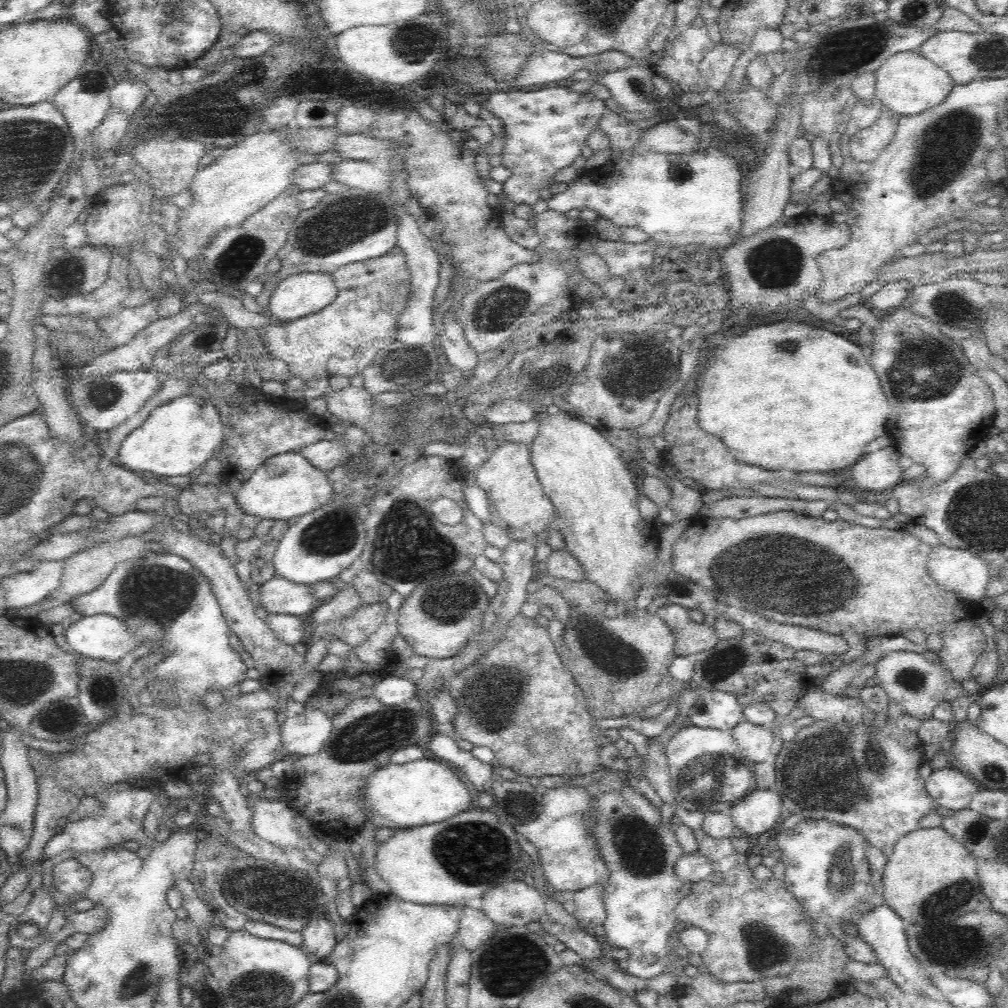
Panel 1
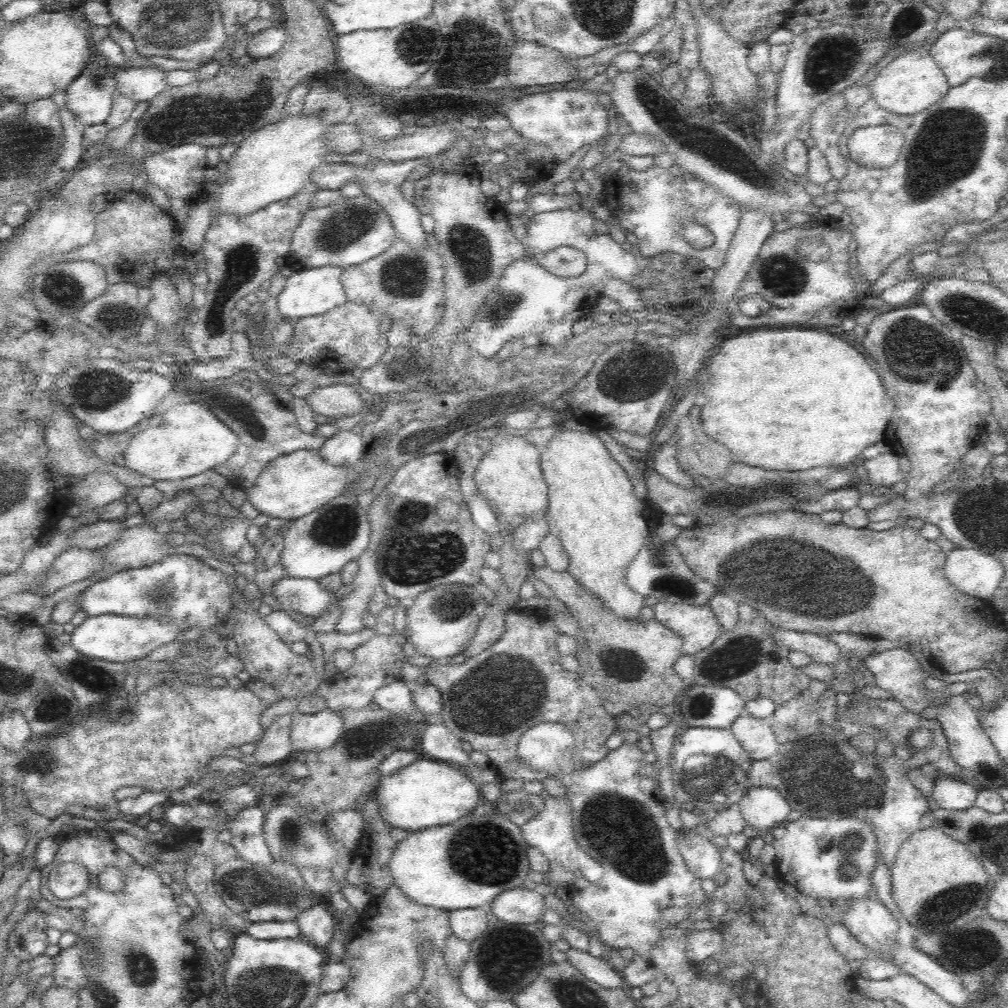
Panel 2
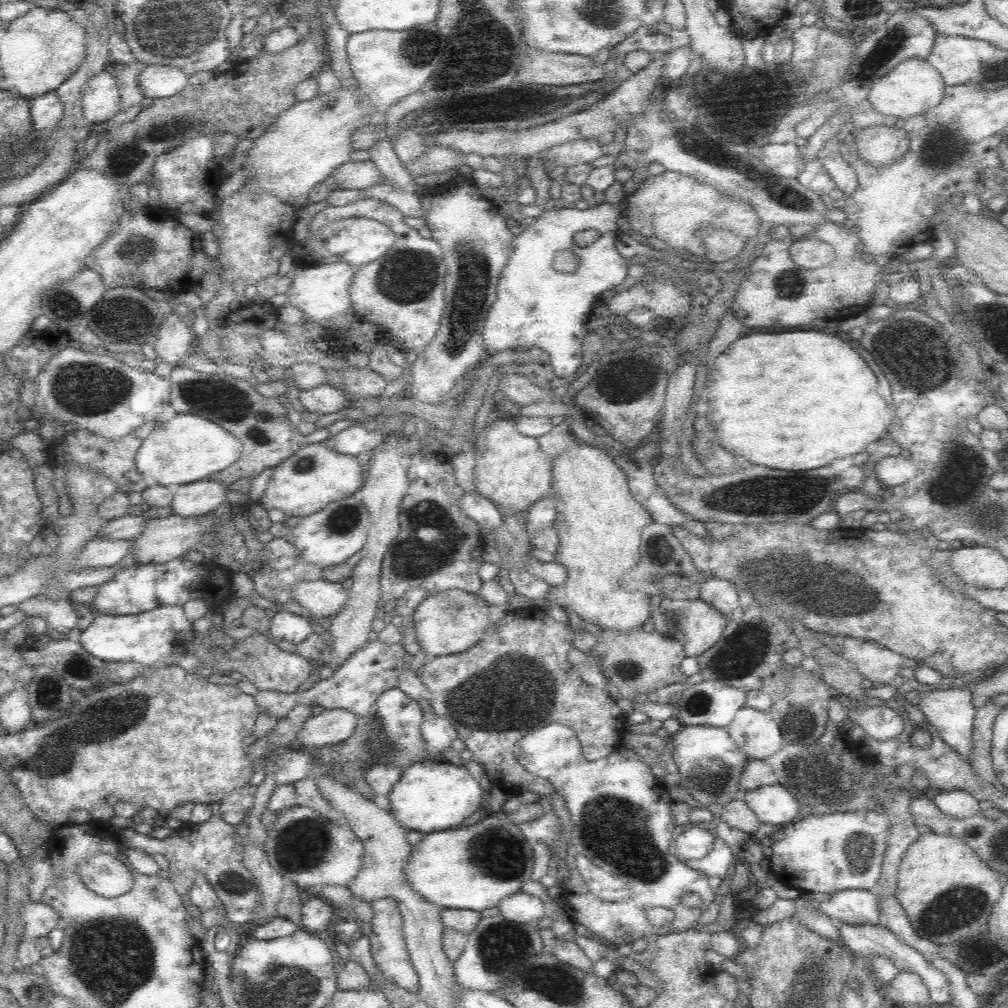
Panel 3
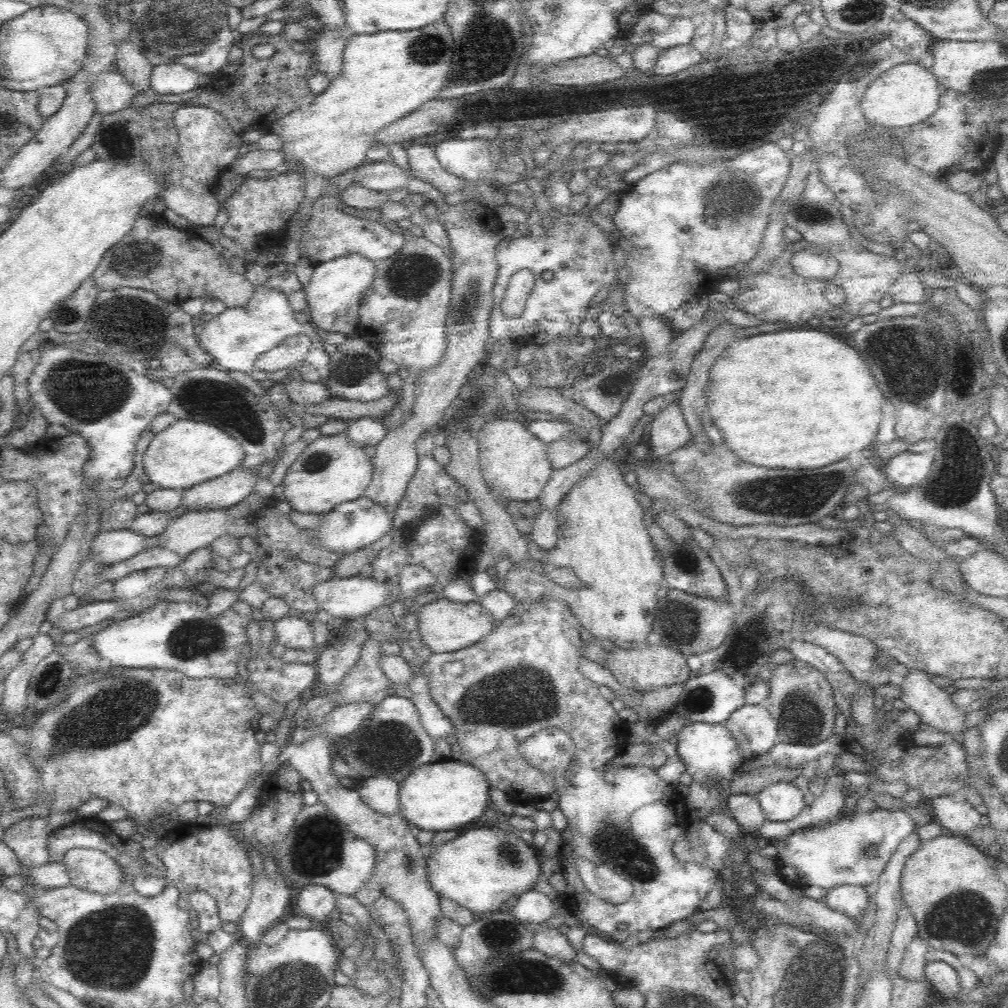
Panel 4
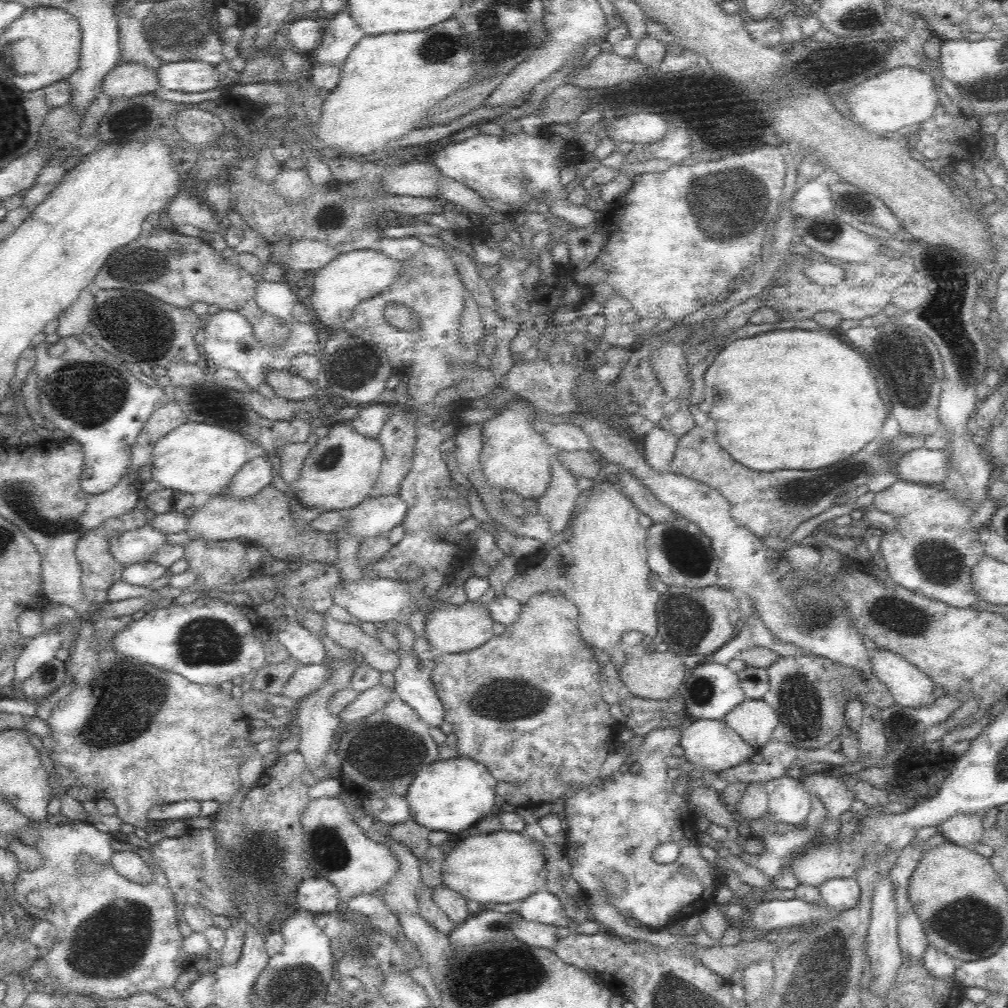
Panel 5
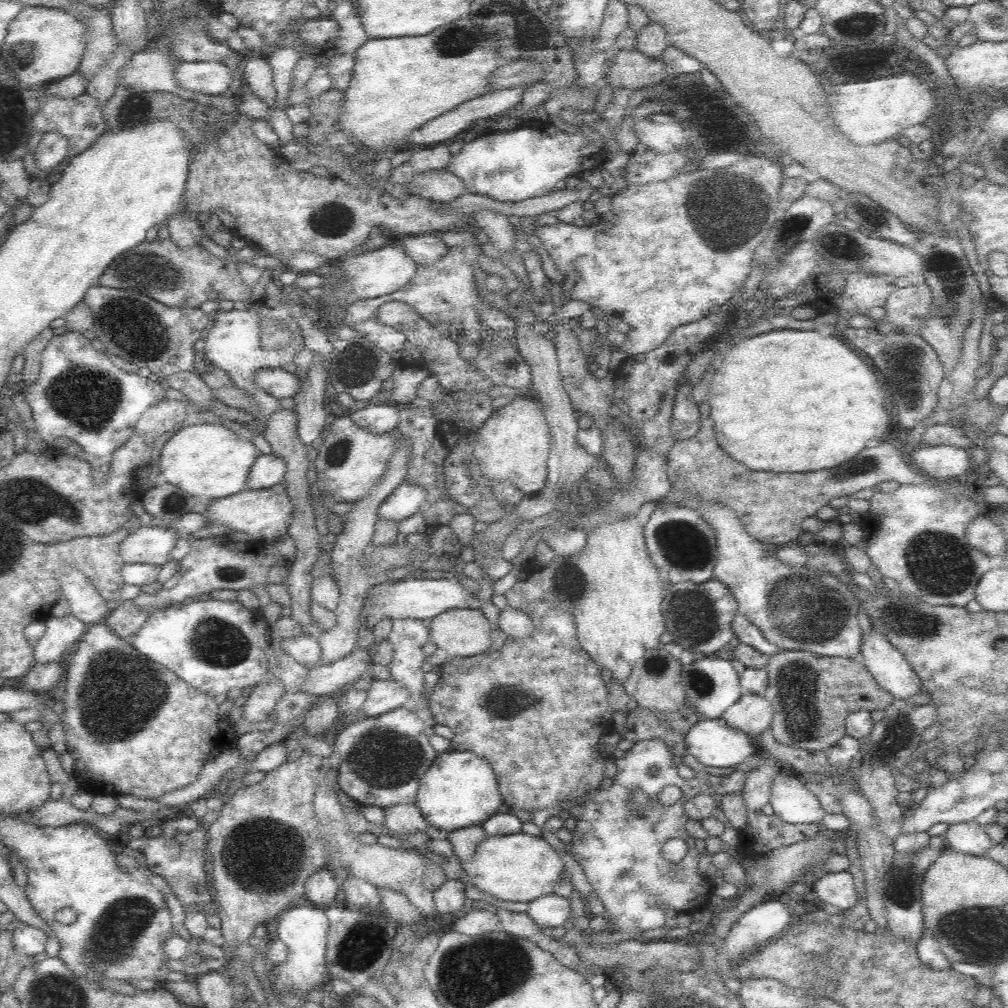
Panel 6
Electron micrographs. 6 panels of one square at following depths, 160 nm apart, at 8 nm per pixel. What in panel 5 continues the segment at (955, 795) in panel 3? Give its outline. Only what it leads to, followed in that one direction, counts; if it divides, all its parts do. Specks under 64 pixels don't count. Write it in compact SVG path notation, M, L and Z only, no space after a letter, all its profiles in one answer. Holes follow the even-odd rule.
M956 812L938 826L938 833L942 834L946 841L960 846L976 844L982 832L982 819L976 813Z

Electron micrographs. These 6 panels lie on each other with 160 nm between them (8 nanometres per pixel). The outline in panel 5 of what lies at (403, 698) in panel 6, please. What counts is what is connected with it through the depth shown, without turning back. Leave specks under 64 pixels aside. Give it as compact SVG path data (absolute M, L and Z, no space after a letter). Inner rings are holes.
M382 684L359 692L358 696L338 714L342 726L370 716L375 710L382 708L393 696L395 696L394 691Z

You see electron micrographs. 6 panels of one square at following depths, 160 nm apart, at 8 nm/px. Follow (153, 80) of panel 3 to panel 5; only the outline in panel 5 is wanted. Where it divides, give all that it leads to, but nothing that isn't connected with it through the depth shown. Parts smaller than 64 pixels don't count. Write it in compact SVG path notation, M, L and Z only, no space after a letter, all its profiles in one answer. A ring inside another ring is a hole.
M181 61L163 63L158 69L160 87L178 92L204 92L221 86L220 74L206 62Z

